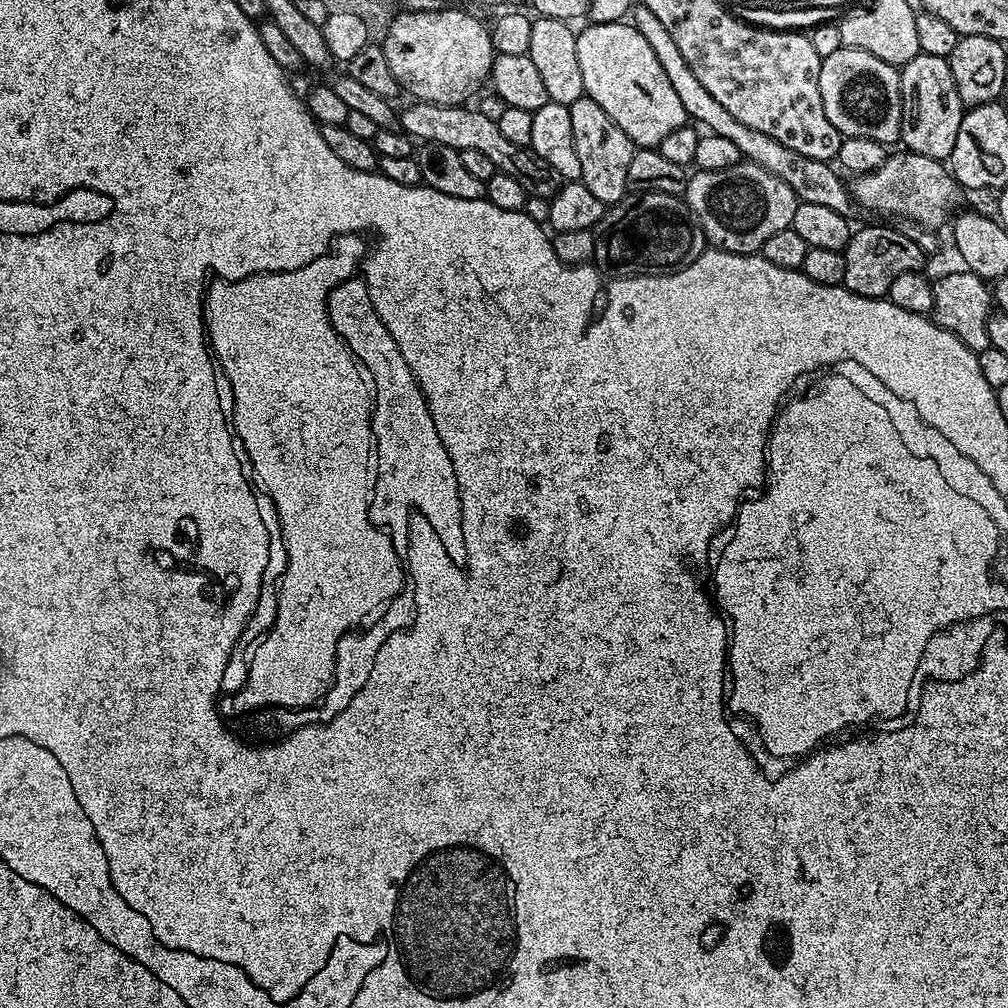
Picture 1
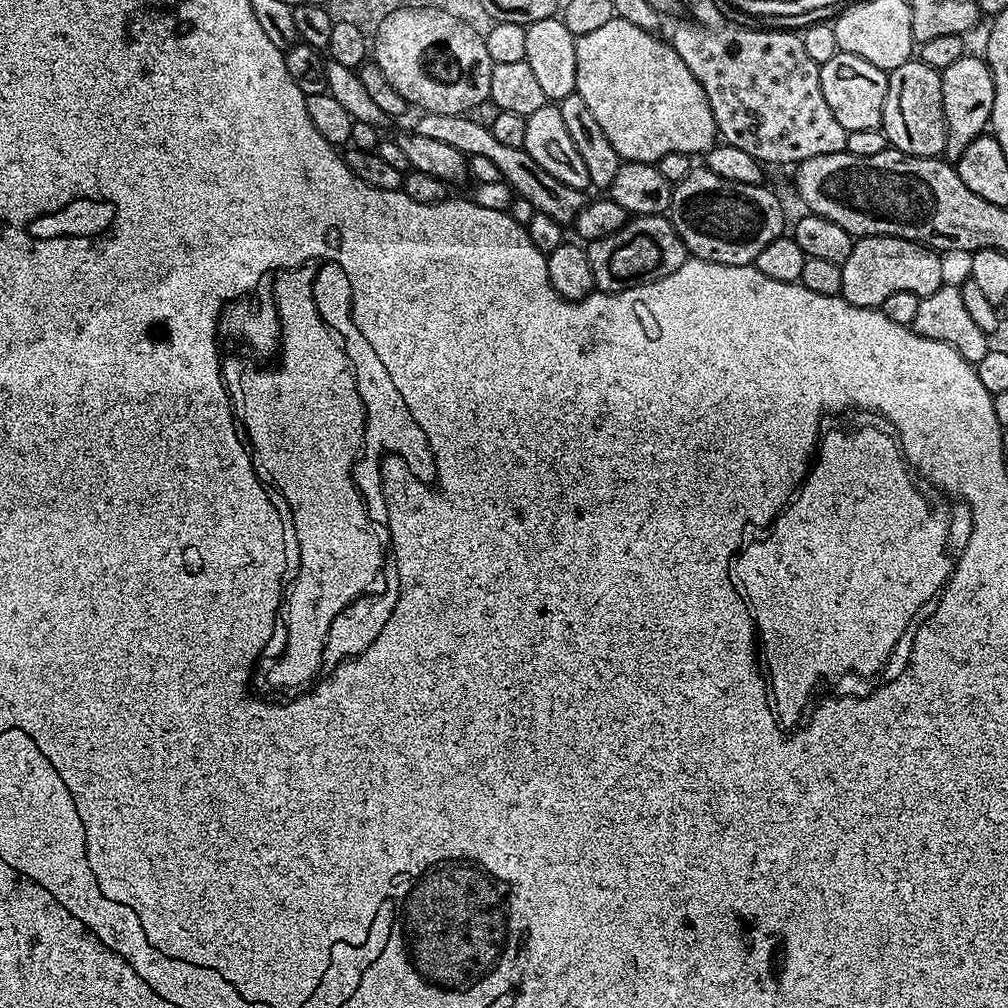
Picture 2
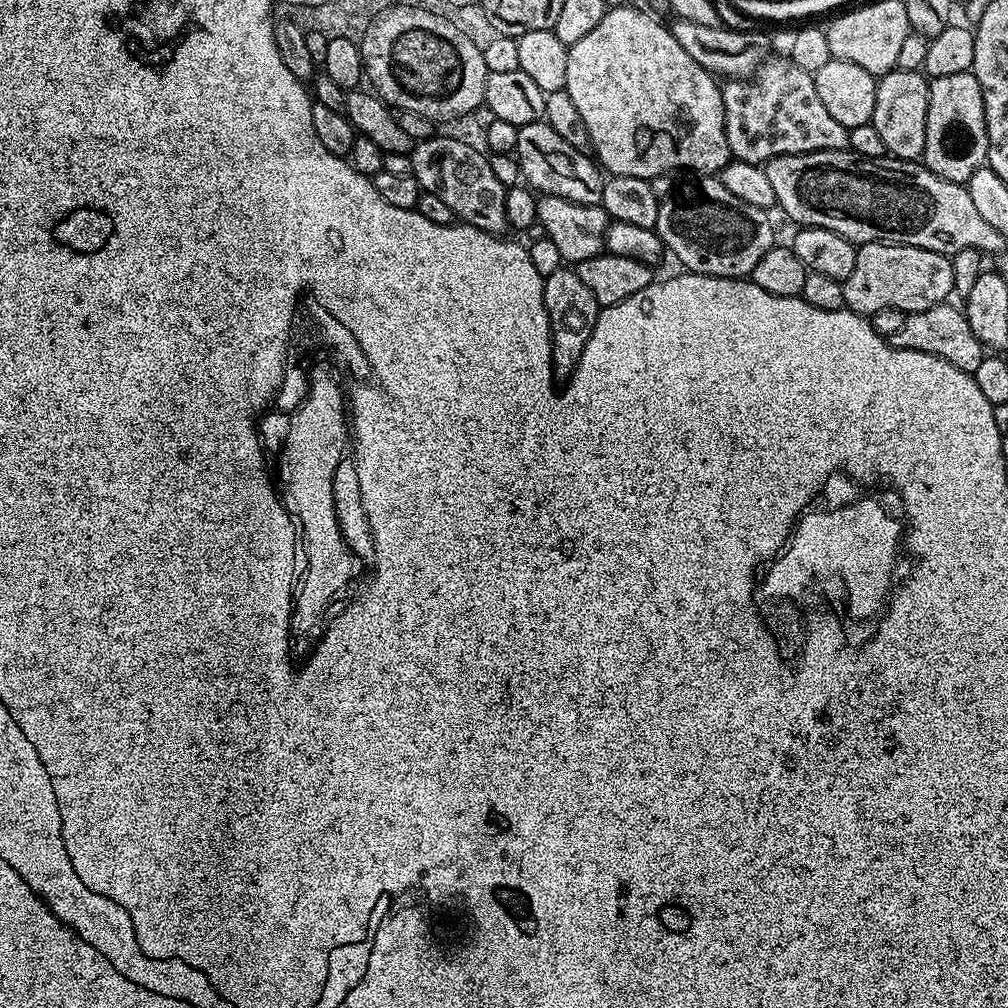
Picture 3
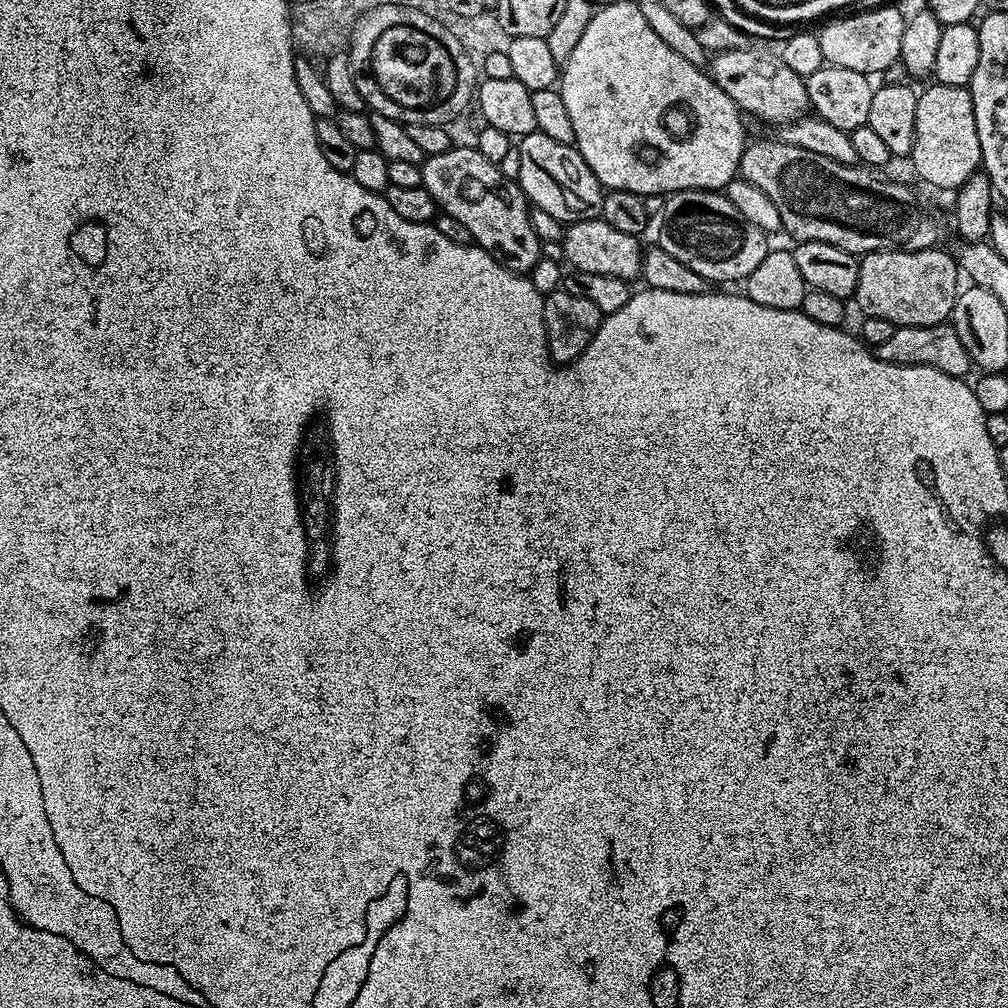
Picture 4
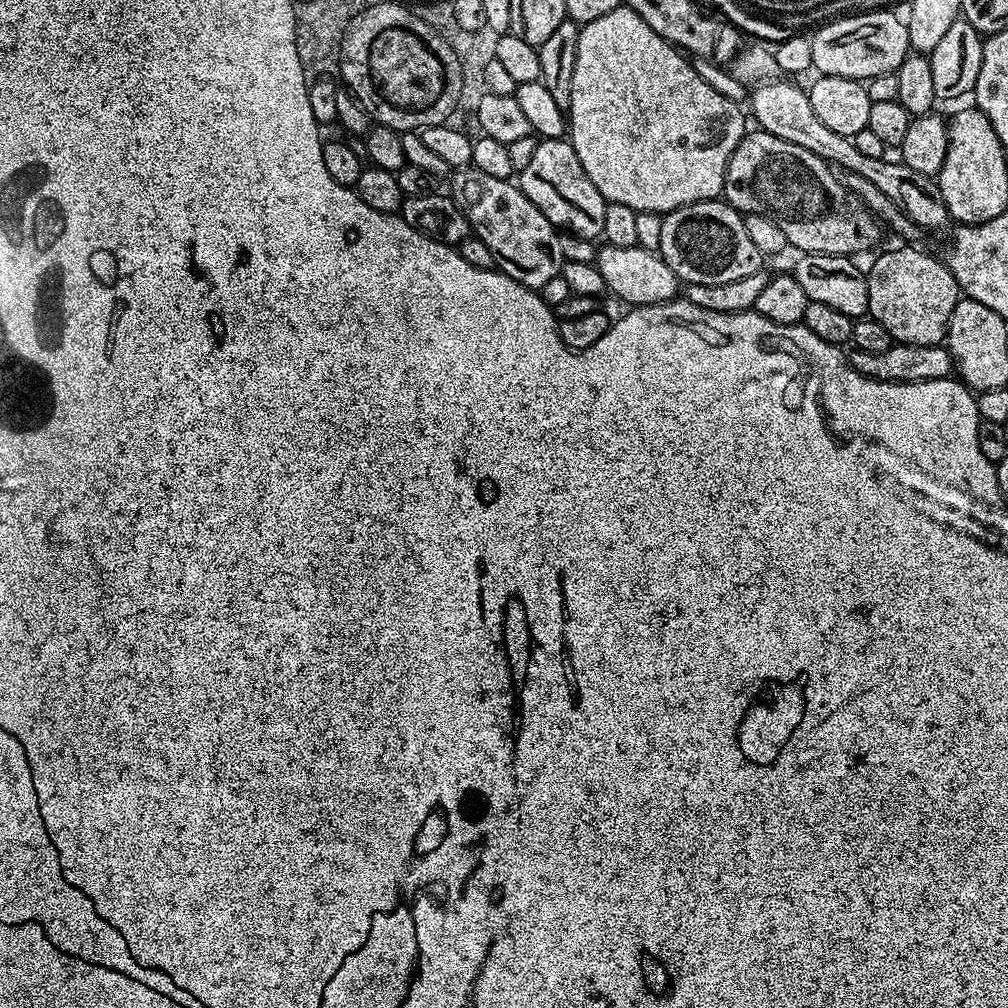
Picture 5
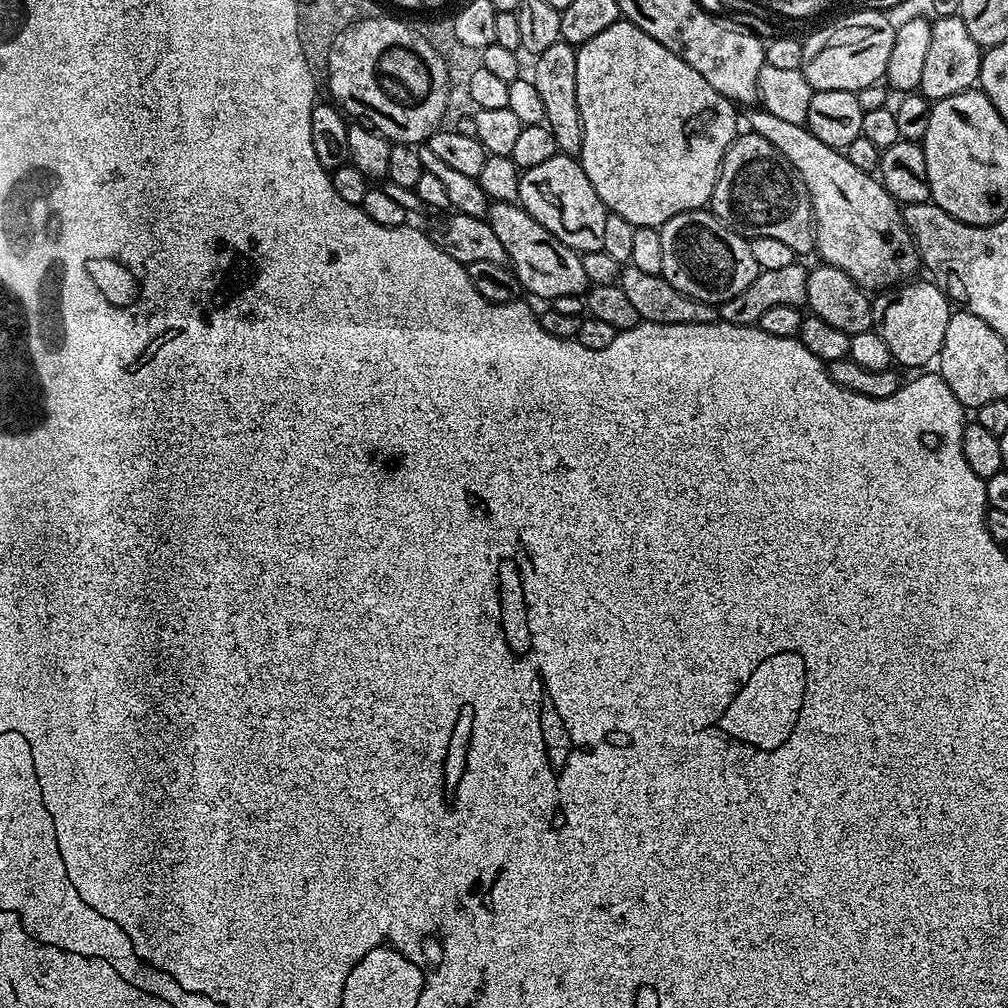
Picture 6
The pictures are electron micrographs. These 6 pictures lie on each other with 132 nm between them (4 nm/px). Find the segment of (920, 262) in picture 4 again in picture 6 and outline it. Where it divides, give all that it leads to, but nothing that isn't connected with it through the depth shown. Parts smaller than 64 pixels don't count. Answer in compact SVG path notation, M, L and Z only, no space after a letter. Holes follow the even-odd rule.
M913 278L899 286L893 286L887 290L881 291L879 293L879 295L877 295L880 297L878 297L878 298L875 297L875 299L872 300L872 326L873 326L873 329L878 334L882 334L882 339L885 340L886 347L888 349L890 349L890 354L892 355L893 361L895 361L895 363L897 365L899 365L899 367L901 369L916 368L916 369L912 369L912 370L920 370L920 369L923 369L923 368L920 368L923 366L923 364L928 364L931 362L931 360L933 363L933 361L935 361L937 359L937 357L939 357L940 351L942 350L942 341L945 340L945 338L946 338L946 326L950 322L950 318L952 317L952 314L954 311L953 305L950 303L950 301L948 299L948 293L945 292L943 288L940 288L939 286L937 286L937 284L935 284L935 282L933 282L931 279L928 279L928 278L925 278L925 280L920 280L920 279L921 278Z

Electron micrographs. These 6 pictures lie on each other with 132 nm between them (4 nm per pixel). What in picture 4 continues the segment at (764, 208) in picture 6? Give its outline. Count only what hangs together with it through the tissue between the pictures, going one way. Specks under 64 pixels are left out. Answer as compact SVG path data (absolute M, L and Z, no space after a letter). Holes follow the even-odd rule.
M779 138L756 140L745 147L740 159L739 175L746 182L758 186L774 207L778 209L780 227L793 236L793 241L809 240L826 242L838 246L853 254L866 252L920 252L923 248L935 248L941 242L940 228L936 220L920 205L916 192L899 184L896 180L887 180L879 171L867 166L853 166L822 158L802 146L790 146Z

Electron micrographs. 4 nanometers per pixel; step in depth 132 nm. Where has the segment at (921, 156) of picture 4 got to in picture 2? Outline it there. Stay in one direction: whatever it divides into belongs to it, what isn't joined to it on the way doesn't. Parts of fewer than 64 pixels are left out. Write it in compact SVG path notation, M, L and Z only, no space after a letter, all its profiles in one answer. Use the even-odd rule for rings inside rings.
M966 54L940 72L942 78L942 110L946 114L946 144L943 155L955 162L974 142L974 138L985 135L994 110L994 78L983 55Z

